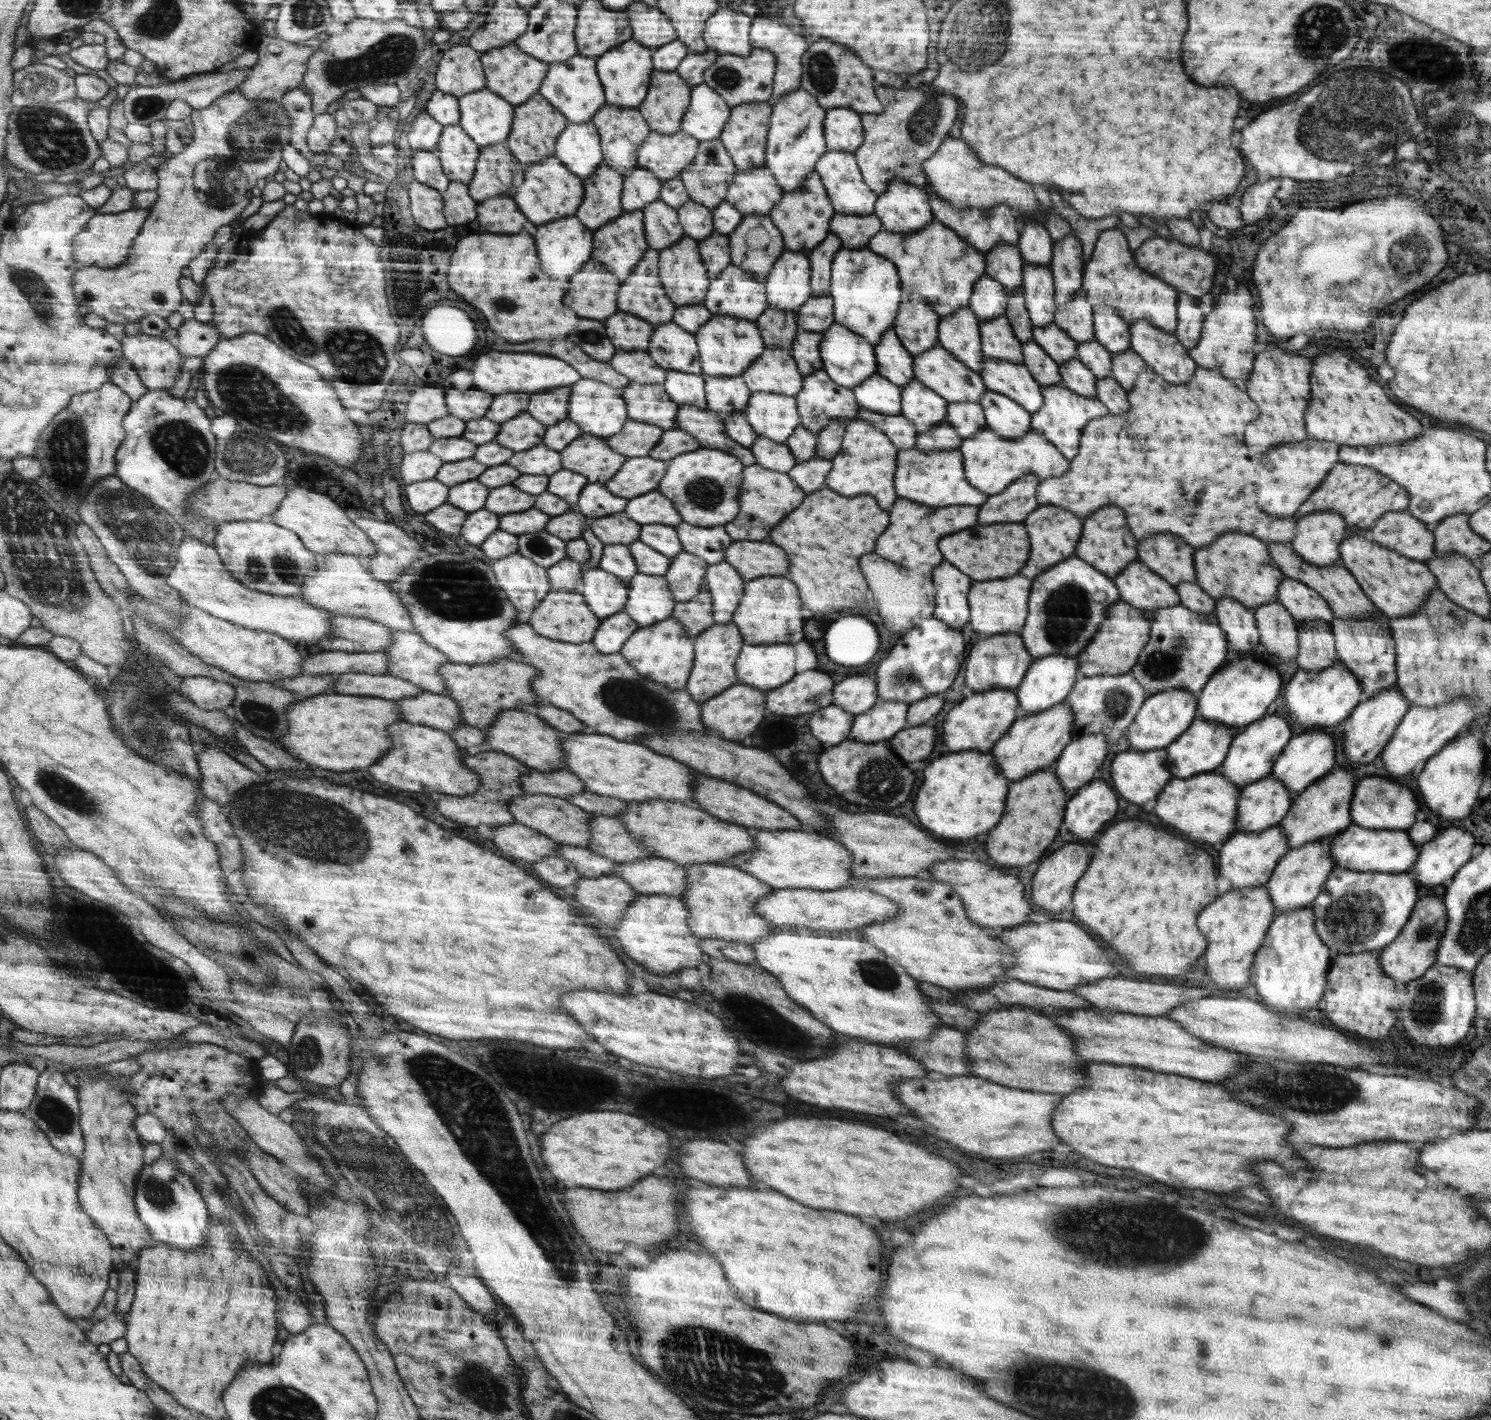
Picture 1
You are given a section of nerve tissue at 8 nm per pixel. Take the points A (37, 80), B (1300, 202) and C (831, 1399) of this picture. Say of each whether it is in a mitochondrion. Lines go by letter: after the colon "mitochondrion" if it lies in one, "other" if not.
A: mitochondrion
B: other
C: other

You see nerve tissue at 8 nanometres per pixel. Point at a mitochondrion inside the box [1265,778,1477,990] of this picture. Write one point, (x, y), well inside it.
(1352, 918)

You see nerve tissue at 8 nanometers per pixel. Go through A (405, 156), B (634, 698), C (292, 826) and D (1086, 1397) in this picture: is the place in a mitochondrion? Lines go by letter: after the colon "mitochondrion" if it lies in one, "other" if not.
A: other
B: mitochondrion
C: mitochondrion
D: mitochondrion

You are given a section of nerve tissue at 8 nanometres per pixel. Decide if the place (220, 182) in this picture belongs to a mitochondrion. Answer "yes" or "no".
yes

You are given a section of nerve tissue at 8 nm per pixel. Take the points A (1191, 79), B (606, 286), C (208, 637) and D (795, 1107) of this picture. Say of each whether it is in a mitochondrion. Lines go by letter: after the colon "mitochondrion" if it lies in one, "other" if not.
A: other
B: other
C: other
D: other

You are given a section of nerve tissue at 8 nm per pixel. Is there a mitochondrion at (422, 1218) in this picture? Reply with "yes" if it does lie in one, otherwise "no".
yes

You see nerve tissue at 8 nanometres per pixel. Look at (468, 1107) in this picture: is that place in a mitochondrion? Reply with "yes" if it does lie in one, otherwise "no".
yes

